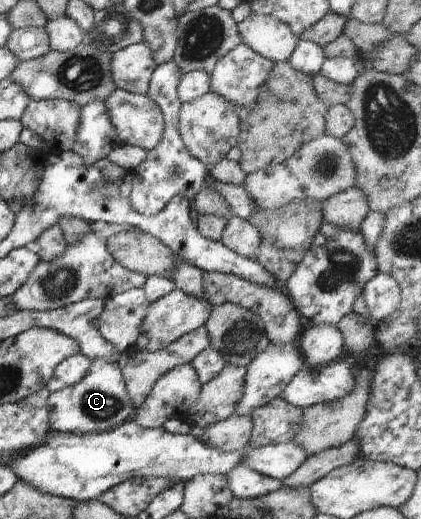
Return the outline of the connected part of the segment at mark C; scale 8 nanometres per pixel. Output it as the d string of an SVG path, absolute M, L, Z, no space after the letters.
M107 359L92 360L88 373L75 385L53 391L46 402L50 428L54 431L74 433L97 433L113 430L131 420L135 412L129 398L123 373L117 363Z

